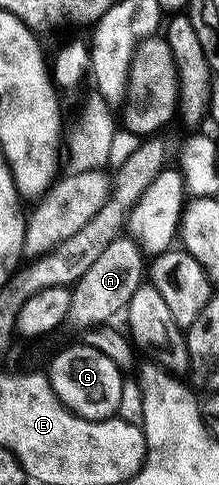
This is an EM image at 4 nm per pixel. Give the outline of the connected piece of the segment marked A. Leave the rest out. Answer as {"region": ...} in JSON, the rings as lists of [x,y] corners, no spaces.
{"region":[[[126,234],[117,236],[108,250],[104,250],[104,254],[100,254],[100,258],[96,258],[96,262],[92,262],[78,283],[73,285],[69,323],[75,324],[78,330],[85,330],[105,325],[117,312],[121,313],[147,275],[148,264],[145,259],[142,261],[142,254],[144,252],[138,240]]]}

